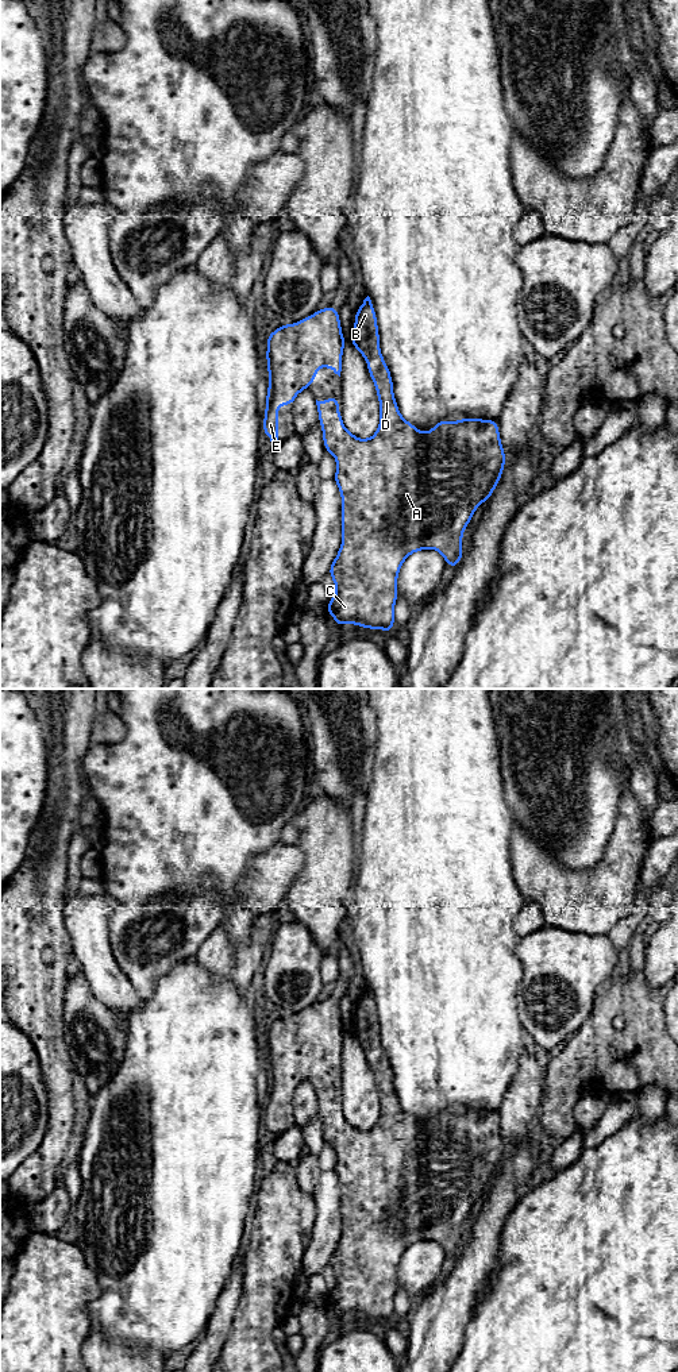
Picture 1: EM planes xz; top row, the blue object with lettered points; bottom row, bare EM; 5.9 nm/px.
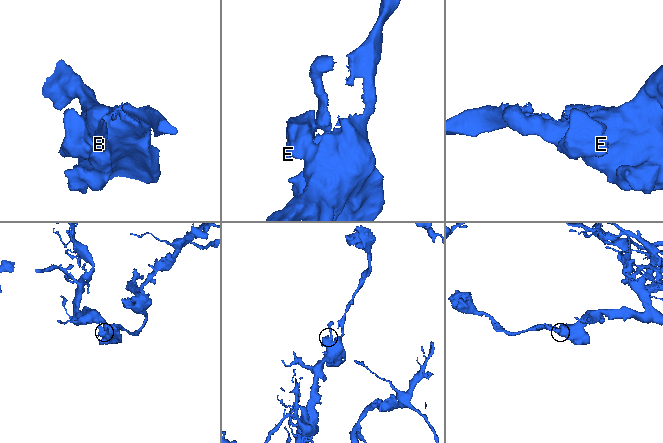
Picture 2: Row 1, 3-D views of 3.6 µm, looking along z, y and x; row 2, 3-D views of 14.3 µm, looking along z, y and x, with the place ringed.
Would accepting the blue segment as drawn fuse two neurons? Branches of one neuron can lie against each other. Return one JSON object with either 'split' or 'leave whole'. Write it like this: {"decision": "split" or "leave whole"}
{"decision": "leave whole"}

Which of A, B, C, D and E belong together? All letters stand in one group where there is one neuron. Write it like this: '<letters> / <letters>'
A B C D E

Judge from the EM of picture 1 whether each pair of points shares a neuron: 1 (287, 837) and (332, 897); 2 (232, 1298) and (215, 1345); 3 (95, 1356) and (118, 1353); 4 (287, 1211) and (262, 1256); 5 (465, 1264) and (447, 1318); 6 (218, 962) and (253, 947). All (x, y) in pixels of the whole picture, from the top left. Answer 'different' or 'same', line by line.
1: different
2: same
3: same
4: same
5: same
6: same

